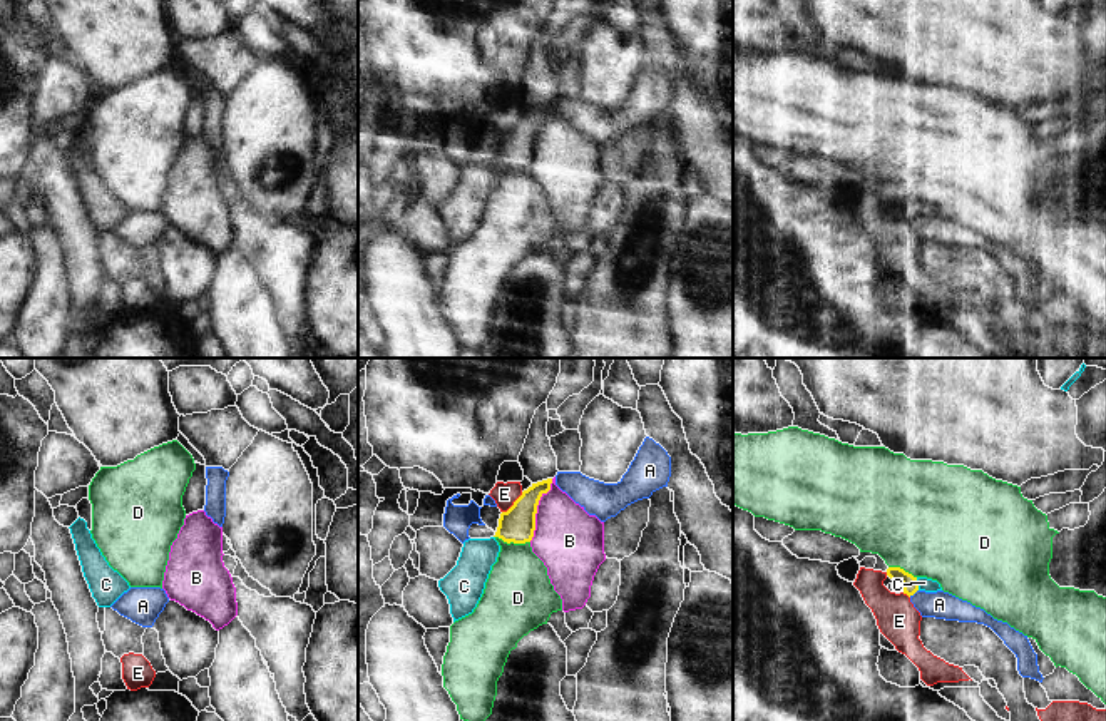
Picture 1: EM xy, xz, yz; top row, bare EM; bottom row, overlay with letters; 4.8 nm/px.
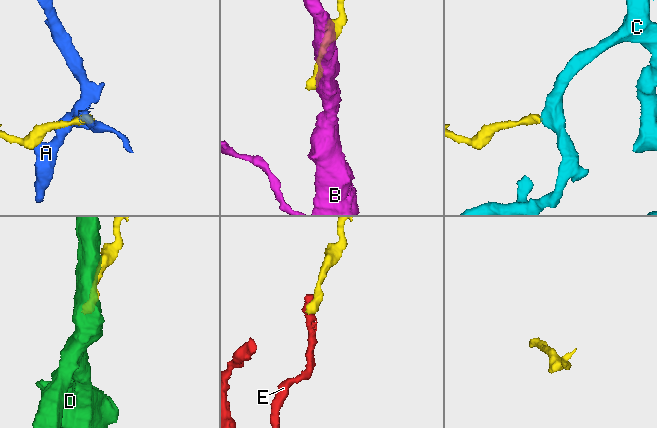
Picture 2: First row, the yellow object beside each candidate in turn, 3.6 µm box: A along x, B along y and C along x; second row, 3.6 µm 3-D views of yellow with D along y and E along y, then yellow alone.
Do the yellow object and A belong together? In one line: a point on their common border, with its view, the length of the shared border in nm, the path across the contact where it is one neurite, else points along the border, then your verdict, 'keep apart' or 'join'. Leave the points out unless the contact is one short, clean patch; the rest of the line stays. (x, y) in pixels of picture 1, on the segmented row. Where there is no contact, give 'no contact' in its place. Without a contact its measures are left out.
contact yz (912, 594); length 60 nm; border yz (917, 589), (909, 596); keep apart

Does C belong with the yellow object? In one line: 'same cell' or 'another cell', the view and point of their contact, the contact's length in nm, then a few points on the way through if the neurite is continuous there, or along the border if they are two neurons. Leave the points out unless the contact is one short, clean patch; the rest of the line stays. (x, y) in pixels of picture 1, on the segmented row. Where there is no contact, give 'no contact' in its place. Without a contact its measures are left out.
same cell; contact yz (917, 584); length 70 nm; way yz (911, 584), (917, 584), (926, 584)

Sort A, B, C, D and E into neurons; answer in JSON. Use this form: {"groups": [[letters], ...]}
{"groups": [["A"], ["B"], ["C"], ["D"], ["E"]]}

